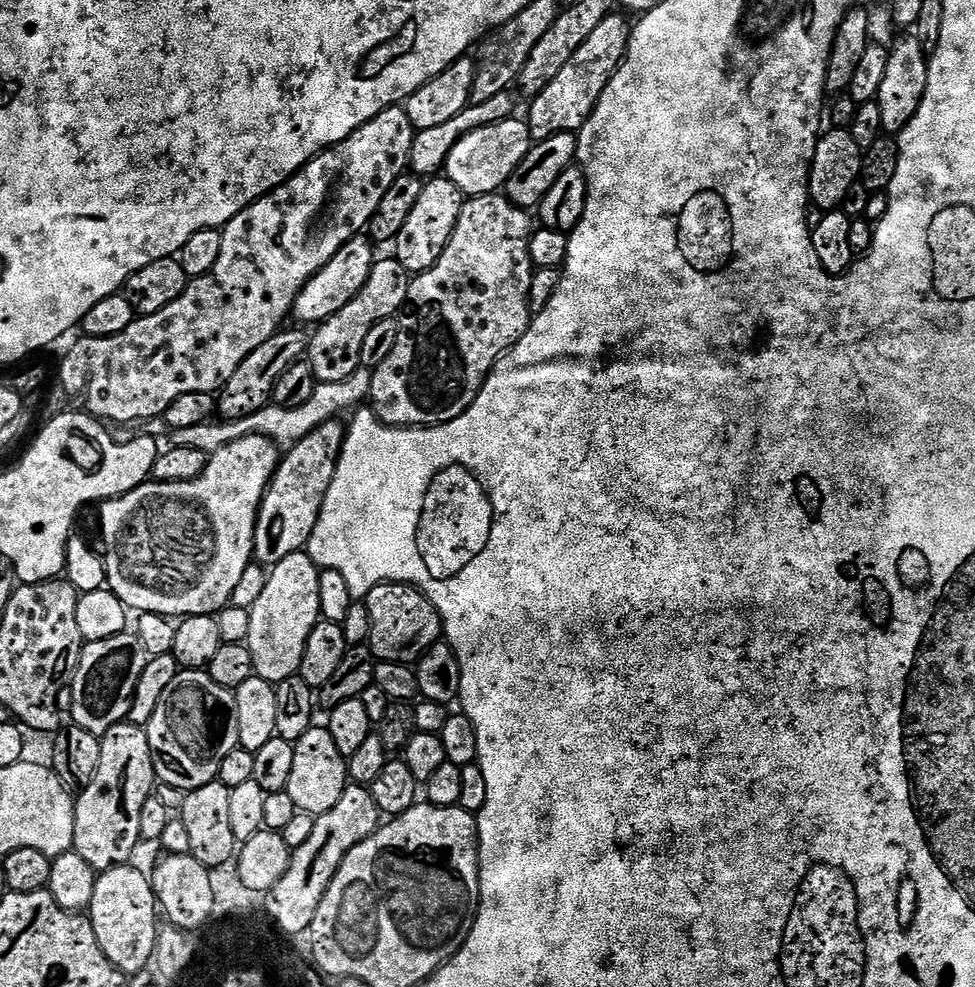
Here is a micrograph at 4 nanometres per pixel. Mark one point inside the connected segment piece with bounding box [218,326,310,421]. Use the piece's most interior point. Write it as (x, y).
(250, 390)

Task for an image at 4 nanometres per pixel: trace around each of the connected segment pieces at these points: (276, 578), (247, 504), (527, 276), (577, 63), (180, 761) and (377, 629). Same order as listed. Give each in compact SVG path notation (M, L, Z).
M304 550L271 565L266 590L262 590L258 602L248 609L250 634L246 643L254 658L255 675L277 685L299 673L302 654L306 650L306 638L310 638L310 630L314 630L322 618L318 602L320 574L321 569L316 567Z
M252 435L230 442L227 448L209 455L208 465L198 478L169 484L139 484L125 496L103 501L98 511L100 532L108 536L108 552L103 553L108 591L136 614L153 612L169 618L215 616L229 607L238 581L253 563L252 547L260 503L281 459L281 449L274 441Z
M504 194L491 196L473 196L465 199L462 210L458 214L458 222L454 226L454 234L446 246L444 253L438 258L438 262L430 270L421 272L411 277L408 286L408 303L399 313L398 342L394 342L394 350L386 357L386 362L378 366L372 373L372 390L370 404L379 420L386 424L392 424L395 428L427 428L434 424L445 424L454 418L458 418L478 398L482 386L488 375L492 373L493 366L500 361L500 357L513 348L514 345L526 334L530 323L530 309L528 295L530 294L530 282L532 281L532 259L530 258L530 238L534 231L532 220L525 209L513 204Z
M613 14L602 18L598 27L574 50L574 58L562 66L562 71L554 77L554 82L542 90L542 94L531 97L526 115L526 123L532 132L533 141L545 140L554 134L579 133L580 127L587 122L594 106L602 98L610 78L620 68L624 55L628 52L628 43L632 37L633 25L628 24L629 17Z
M207 670L177 671L174 682L170 682L170 686L166 686L162 693L162 698L158 701L158 710L154 710L150 722L146 725L146 731L159 783L181 788L186 794L198 786L206 786L211 780L219 777L226 754L240 747L235 691L226 686L218 686L218 682L214 682Z
M387 582L374 586L366 597L366 603L370 610L370 634L367 647L372 649L377 661L386 664L415 665L430 646L434 646L441 639L444 624L440 621L440 615L434 605L429 602L424 593L410 584L389 584Z

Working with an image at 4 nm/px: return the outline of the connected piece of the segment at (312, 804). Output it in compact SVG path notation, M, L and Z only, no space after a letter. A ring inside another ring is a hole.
M313 726L294 743L294 766L290 769L290 782L286 791L290 798L294 798L294 806L298 812L308 812L314 817L326 814L326 810L333 808L338 798L342 798L344 789L350 783L348 761L324 726Z

